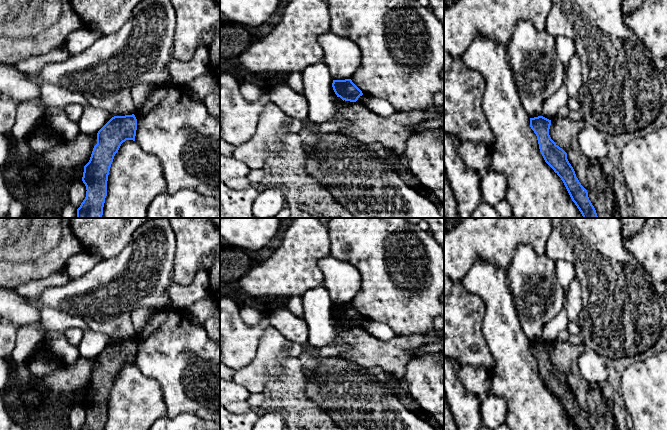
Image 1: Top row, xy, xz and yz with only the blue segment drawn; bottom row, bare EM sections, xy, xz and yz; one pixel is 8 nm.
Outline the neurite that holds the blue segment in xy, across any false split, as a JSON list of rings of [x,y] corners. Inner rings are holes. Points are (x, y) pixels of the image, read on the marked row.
[[[134,114],[112,117],[97,133],[97,144],[94,146],[89,162],[84,166],[82,181],[86,186],[86,197],[77,209],[76,218],[102,218],[107,181],[111,164],[121,144],[126,140],[135,141],[137,119]]]

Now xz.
[[[351,79],[333,80],[332,87],[337,97],[340,97],[343,101],[356,102],[363,95]]]

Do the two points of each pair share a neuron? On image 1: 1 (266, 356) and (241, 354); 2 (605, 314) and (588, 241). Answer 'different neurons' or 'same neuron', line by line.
1: different neurons
2: same neuron

